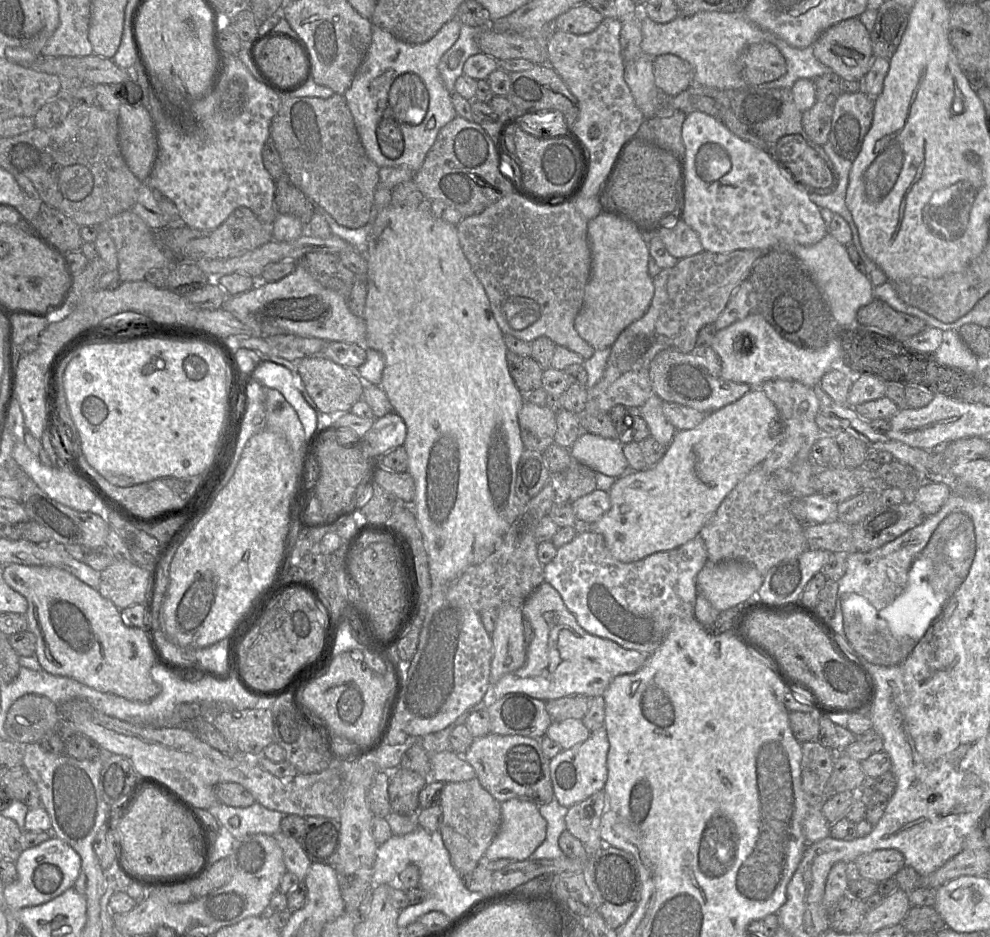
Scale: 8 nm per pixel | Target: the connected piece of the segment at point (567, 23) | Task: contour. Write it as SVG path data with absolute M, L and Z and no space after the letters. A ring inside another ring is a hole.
M583 3L558 16L553 24L555 30L585 35L595 31L603 19L601 13L587 3Z

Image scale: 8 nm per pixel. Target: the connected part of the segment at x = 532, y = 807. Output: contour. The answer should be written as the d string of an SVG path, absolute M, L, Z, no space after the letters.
M516 798L509 799L501 803L501 825L496 837L486 850L484 858L489 861L530 859L533 852L544 842L546 834L547 822L541 816L537 804Z

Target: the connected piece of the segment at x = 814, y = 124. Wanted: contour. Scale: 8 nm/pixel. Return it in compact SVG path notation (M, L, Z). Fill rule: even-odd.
M816 101L808 110L802 113L802 125L813 142L823 146L829 141L833 116L833 105Z

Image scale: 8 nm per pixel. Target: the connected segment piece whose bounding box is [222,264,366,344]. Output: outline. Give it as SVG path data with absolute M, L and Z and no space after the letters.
M296 265L292 273L276 282L258 282L256 286L242 294L228 296L222 309L233 314L253 332L251 337L269 337L281 334L293 334L302 337L315 337L327 341L365 344L366 323L348 307L346 300L337 292L323 287L302 266Z

